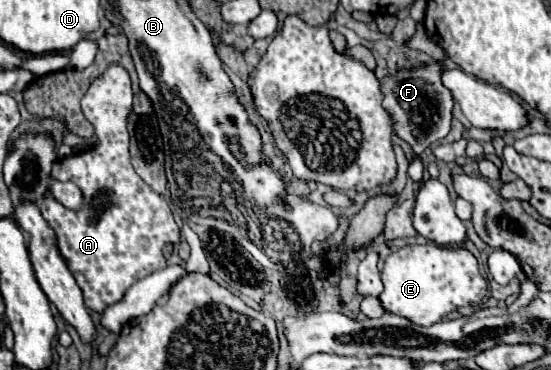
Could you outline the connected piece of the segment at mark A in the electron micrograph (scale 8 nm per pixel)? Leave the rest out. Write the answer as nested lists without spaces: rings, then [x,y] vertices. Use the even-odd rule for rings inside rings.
[[[114,63],[104,71],[100,79],[96,79],[86,95],[82,97],[82,111],[86,119],[94,125],[96,129],[96,147],[58,159],[52,167],[52,175],[60,181],[72,181],[80,187],[84,195],[84,205],[80,209],[66,209],[60,207],[54,199],[46,197],[44,199],[44,209],[42,215],[46,223],[52,227],[56,235],[56,247],[60,255],[64,257],[70,273],[74,275],[76,283],[80,285],[84,293],[84,305],[96,313],[104,313],[106,307],[118,303],[128,287],[136,283],[138,279],[150,275],[156,269],[162,269],[166,265],[166,259],[162,255],[162,247],[166,243],[178,243],[180,241],[180,229],[174,221],[174,215],[166,203],[164,197],[154,193],[150,185],[146,185],[140,175],[134,171],[130,163],[130,135],[128,135],[128,115],[132,113],[132,81],[128,71],[120,67],[120,63]]]

